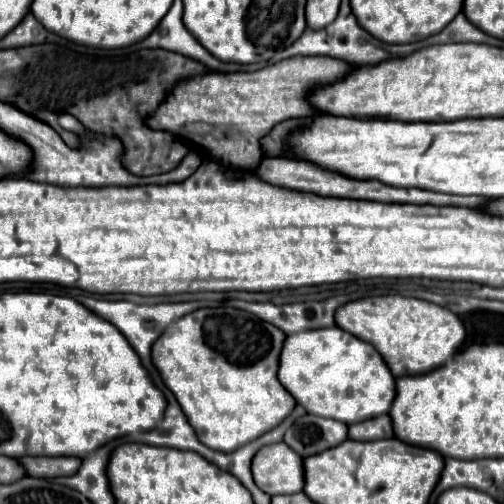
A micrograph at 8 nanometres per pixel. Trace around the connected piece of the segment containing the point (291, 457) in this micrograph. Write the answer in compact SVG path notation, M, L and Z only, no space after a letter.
M284 442L262 446L252 458L252 478L260 490L270 496L296 494L304 488L302 458Z

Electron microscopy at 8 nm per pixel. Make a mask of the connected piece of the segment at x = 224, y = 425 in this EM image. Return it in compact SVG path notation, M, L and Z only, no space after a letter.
M220 306L220 308L202 308L186 318L180 318L154 342L152 364L160 372L166 388L176 396L182 412L188 422L194 426L198 440L204 446L210 446L218 452L230 452L246 442L258 438L266 430L272 430L282 422L296 406L296 400L286 392L286 388L278 382L278 354L284 344L284 332L276 326L256 320L248 312Z

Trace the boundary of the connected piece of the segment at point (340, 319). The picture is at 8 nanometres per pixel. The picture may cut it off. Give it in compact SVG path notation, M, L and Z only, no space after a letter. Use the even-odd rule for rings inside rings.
M370 296L348 302L338 310L336 326L372 344L396 378L404 374L426 374L446 364L466 338L460 318L448 308L404 296Z

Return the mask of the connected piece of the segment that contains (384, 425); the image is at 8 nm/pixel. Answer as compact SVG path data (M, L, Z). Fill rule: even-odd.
M382 414L378 418L370 418L366 422L350 424L348 426L348 438L350 440L380 440L380 438L394 438L392 422L388 414Z

